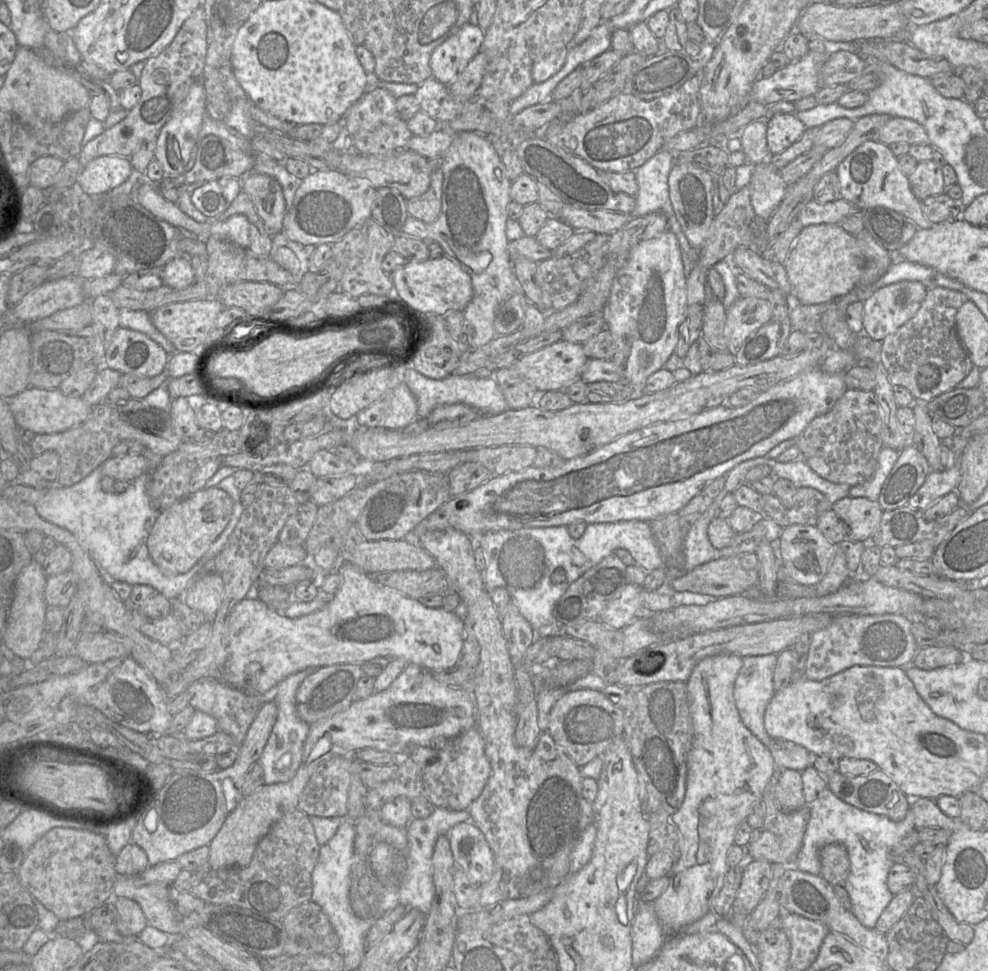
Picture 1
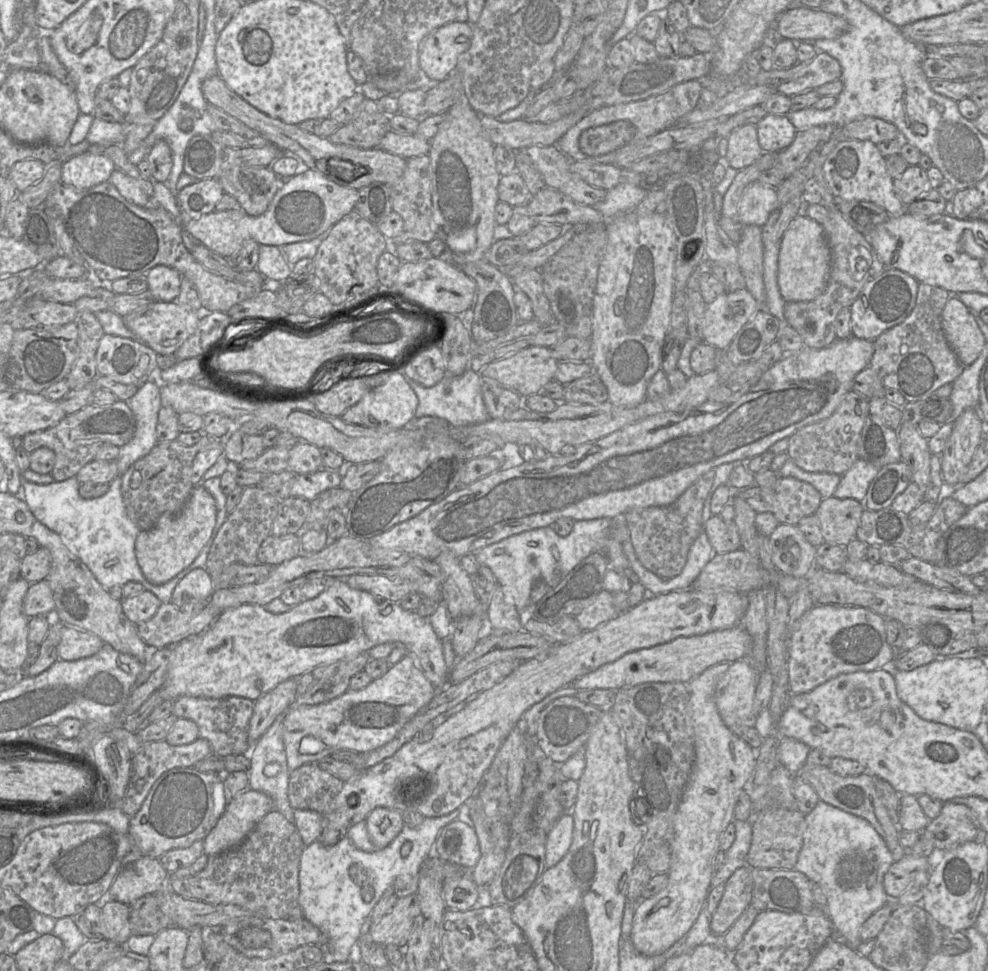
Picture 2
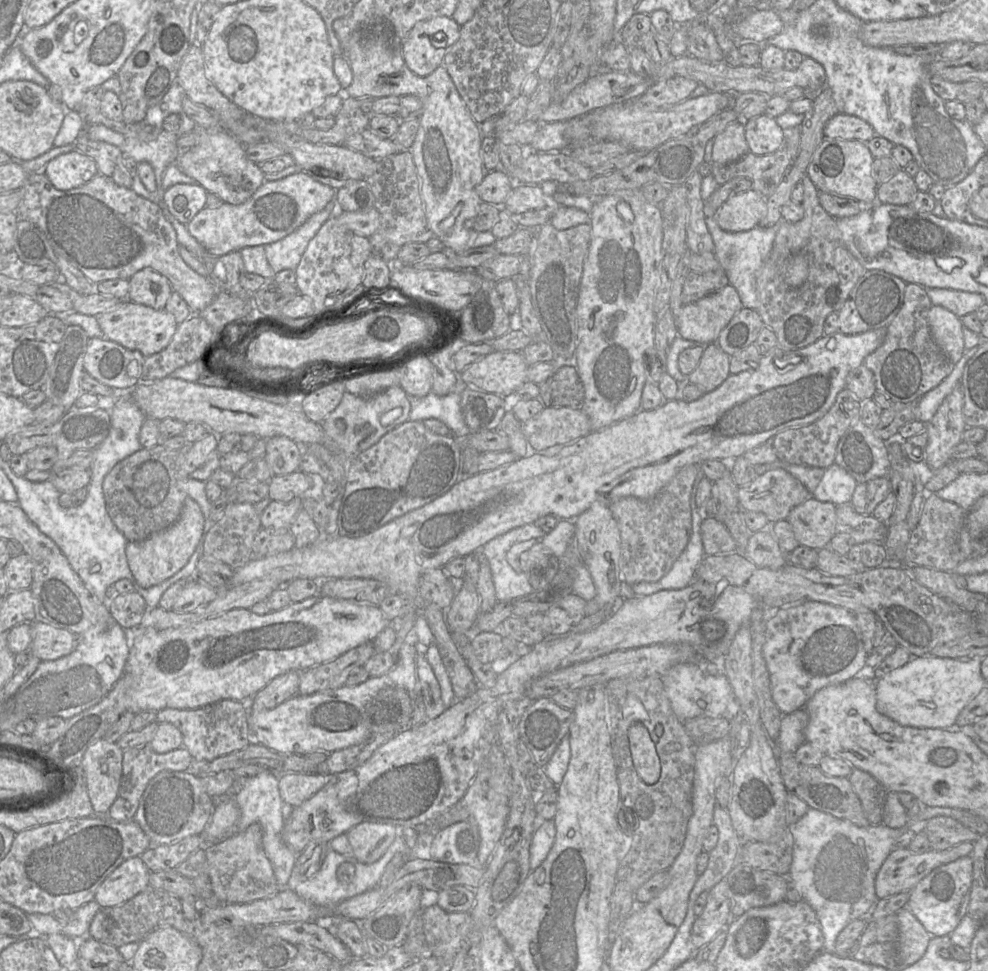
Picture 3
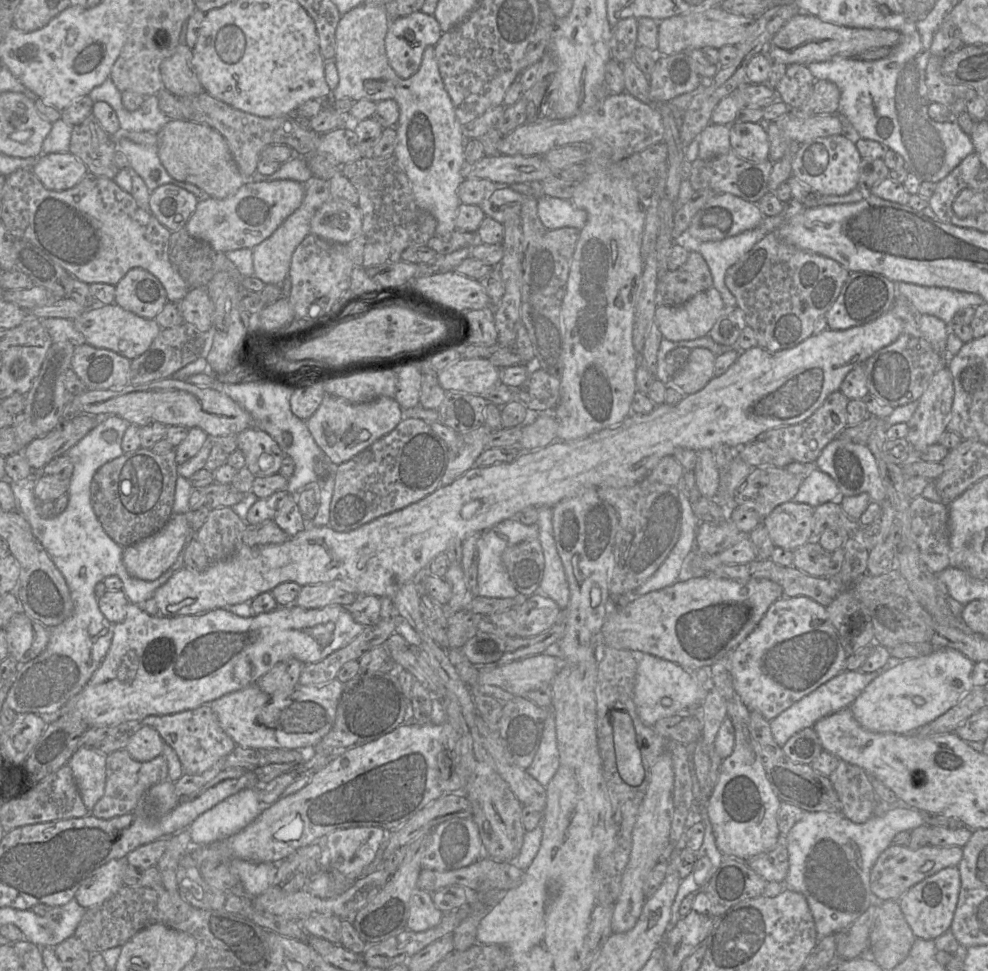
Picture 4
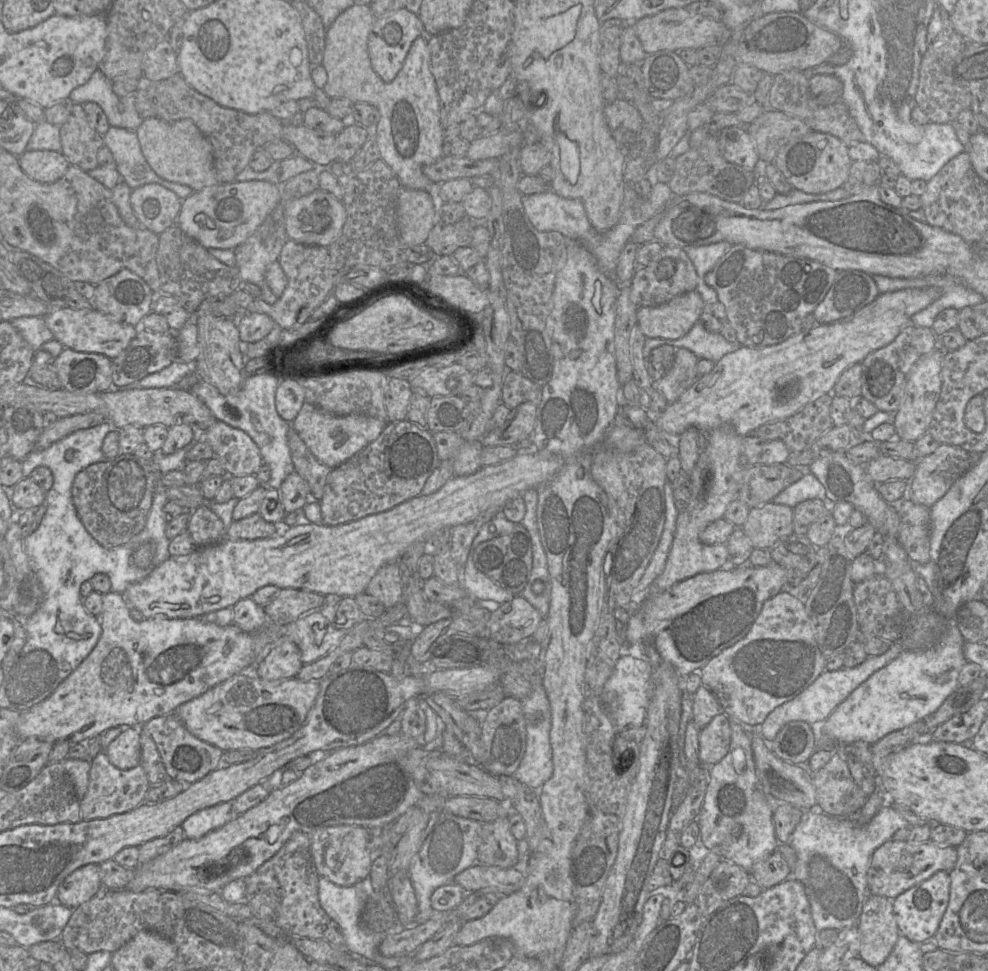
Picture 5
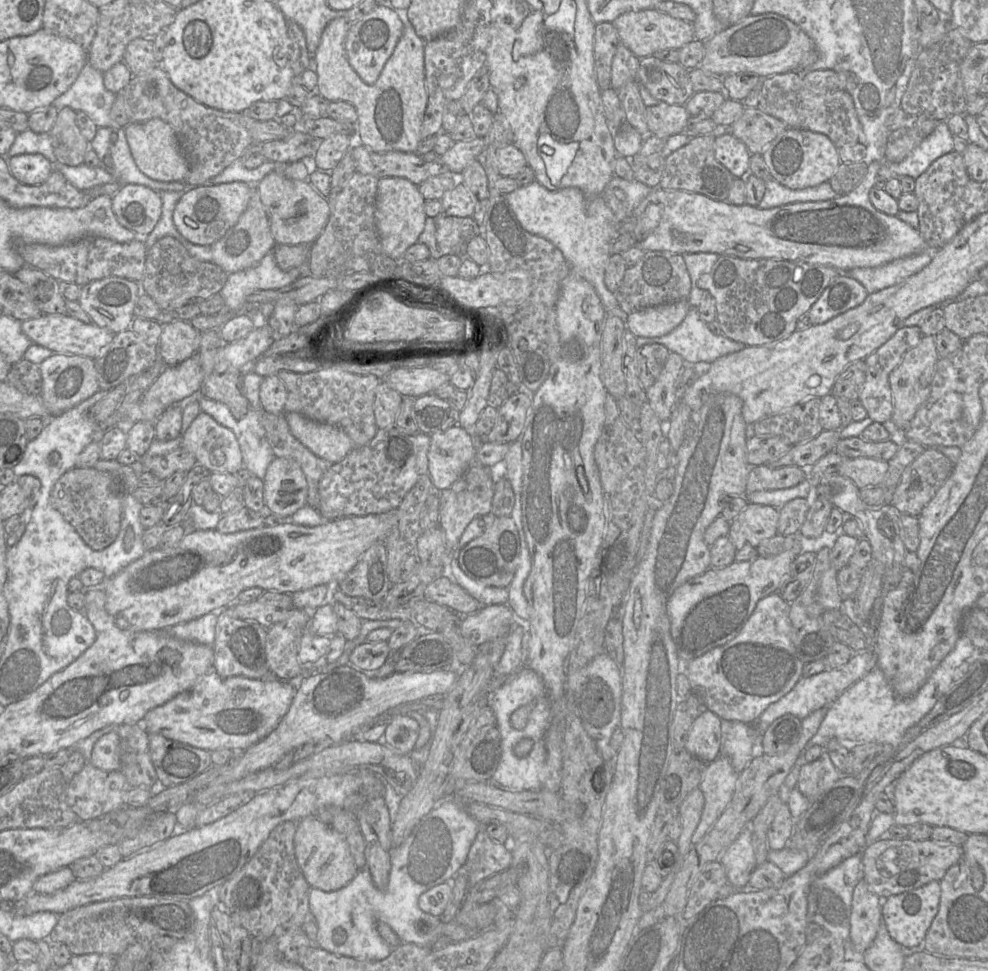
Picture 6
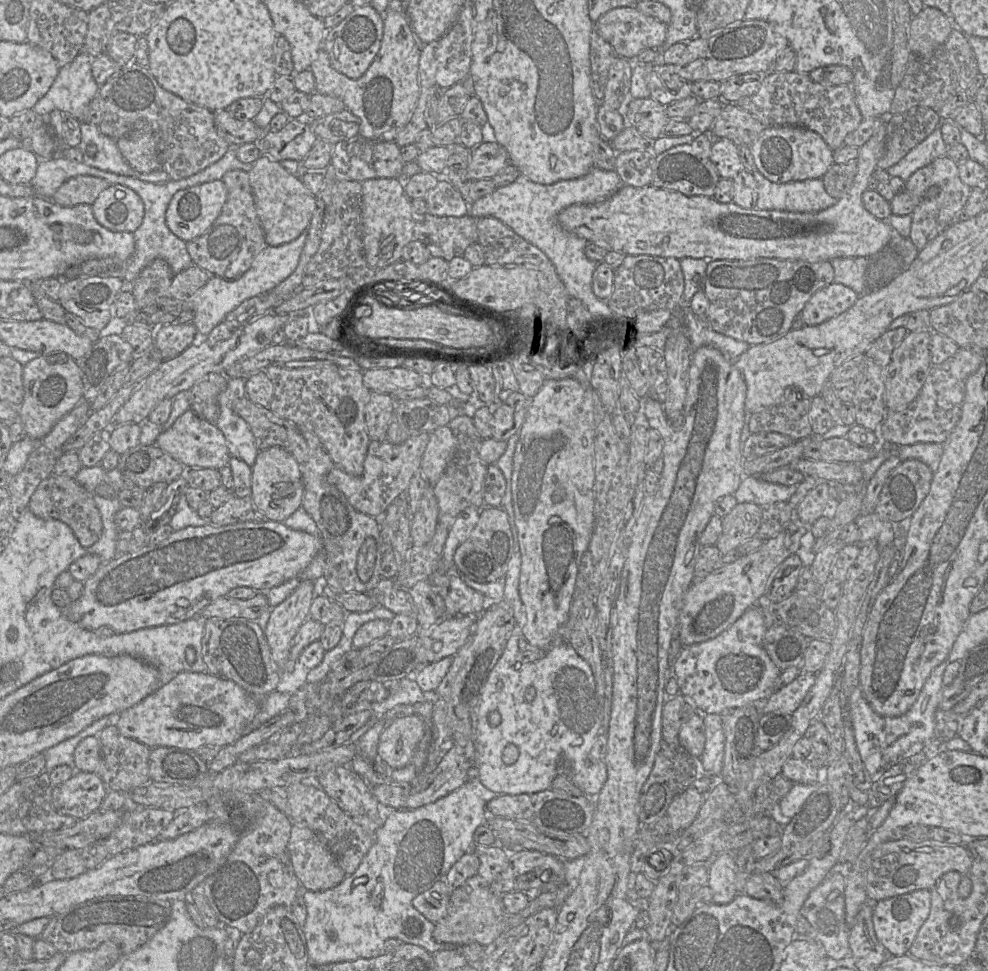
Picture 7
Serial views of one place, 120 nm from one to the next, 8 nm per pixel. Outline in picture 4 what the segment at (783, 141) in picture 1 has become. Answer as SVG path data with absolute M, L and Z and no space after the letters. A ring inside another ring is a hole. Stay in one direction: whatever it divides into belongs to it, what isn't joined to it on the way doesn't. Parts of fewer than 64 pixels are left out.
M738 122L730 125L731 150L740 158L760 163L769 159L769 137L761 123Z

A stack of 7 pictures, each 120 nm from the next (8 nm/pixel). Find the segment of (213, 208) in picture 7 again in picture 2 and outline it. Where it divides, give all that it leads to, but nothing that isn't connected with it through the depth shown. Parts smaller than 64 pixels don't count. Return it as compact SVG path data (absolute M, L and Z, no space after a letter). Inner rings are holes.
M308 169L281 182L267 210L259 216L248 215L243 209L213 211L198 219L180 222L180 225L193 238L225 258L238 252L247 240L277 247L312 240L327 233L334 224L354 210L358 199L358 190L327 179L318 169Z

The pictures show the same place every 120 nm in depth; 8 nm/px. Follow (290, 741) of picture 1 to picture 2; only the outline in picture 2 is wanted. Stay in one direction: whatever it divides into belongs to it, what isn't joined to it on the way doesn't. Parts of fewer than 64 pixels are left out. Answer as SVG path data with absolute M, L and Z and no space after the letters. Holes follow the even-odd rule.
M284 715L279 716L261 738L252 745L248 753L250 758L250 767L248 769L249 789L260 791L270 796L273 800L274 810L293 822L294 809L288 799L290 770L283 741L283 719Z

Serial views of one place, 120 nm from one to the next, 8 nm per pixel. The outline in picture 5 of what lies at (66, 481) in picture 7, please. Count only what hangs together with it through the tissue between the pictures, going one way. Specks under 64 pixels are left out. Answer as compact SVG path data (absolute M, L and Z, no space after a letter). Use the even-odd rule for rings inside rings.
M120 454L105 462L91 464L81 470L72 484L72 500L88 533L103 547L114 548L130 541L145 527L155 493L161 485L162 473L154 461L131 454Z

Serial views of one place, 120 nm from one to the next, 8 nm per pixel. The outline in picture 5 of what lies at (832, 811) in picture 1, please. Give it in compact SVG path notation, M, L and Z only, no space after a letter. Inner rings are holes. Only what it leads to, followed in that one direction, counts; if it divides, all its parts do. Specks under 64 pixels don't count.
M882 807L865 824L819 810L803 812L788 842L797 855L790 878L799 880L805 888L816 931L827 928L842 931L857 925L869 896L867 872L872 854L891 840L896 831L909 826L892 807Z

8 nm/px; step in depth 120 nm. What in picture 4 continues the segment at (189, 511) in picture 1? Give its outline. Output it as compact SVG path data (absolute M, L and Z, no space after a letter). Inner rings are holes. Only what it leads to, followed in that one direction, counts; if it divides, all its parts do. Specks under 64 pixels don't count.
M186 513L173 515L158 532L124 547L123 563L127 572L139 580L153 581L158 579L176 562L188 541L194 538L194 533L187 520Z

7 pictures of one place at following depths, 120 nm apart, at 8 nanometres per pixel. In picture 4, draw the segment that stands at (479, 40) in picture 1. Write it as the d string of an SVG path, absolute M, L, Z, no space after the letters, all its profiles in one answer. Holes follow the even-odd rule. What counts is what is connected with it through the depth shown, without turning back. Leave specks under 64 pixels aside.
M421 11L391 20L385 38L386 54L396 74L405 79L415 74L428 46L434 46L442 35L434 15Z

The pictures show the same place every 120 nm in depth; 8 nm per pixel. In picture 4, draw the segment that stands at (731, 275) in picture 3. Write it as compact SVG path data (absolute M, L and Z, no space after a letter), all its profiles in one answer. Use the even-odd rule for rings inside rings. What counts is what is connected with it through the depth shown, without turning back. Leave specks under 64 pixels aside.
M783 212L773 217L764 216L762 222L754 229L723 240L702 242L698 245L697 252L705 259L713 278L713 287L720 293L725 306L737 306L735 297L724 282L727 269L767 234L776 231L784 221Z

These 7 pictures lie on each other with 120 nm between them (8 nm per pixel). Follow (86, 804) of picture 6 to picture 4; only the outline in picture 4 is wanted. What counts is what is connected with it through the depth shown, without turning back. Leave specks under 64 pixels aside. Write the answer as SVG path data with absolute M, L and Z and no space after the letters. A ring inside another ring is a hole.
M126 749L112 752L106 757L106 784L103 796L98 800L90 814L101 819L125 815L135 810L137 803L152 785L168 779L168 763L161 754L152 760L135 760Z

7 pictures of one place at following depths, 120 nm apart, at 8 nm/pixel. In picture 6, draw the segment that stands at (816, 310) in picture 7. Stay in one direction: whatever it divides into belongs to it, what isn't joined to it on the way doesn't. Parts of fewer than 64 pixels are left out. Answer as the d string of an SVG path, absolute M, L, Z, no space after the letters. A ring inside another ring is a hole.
M841 273L823 291L808 311L812 325L823 324L832 318L861 305L869 293L848 273Z

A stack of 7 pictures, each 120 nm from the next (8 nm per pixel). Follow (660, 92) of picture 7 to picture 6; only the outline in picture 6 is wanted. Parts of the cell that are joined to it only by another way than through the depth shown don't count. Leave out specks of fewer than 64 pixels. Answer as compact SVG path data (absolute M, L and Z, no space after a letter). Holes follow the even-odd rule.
M653 55L640 60L637 80L659 102L670 105L684 105L695 93L687 69Z

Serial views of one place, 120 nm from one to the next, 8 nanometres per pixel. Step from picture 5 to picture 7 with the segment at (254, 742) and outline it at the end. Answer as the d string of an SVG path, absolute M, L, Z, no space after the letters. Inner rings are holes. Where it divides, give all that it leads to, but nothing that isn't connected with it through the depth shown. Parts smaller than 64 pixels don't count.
M181 672L139 703L113 717L119 732L150 749L159 746L195 750L201 746L224 747L248 734L248 726L259 709L258 700L234 681L210 673Z

